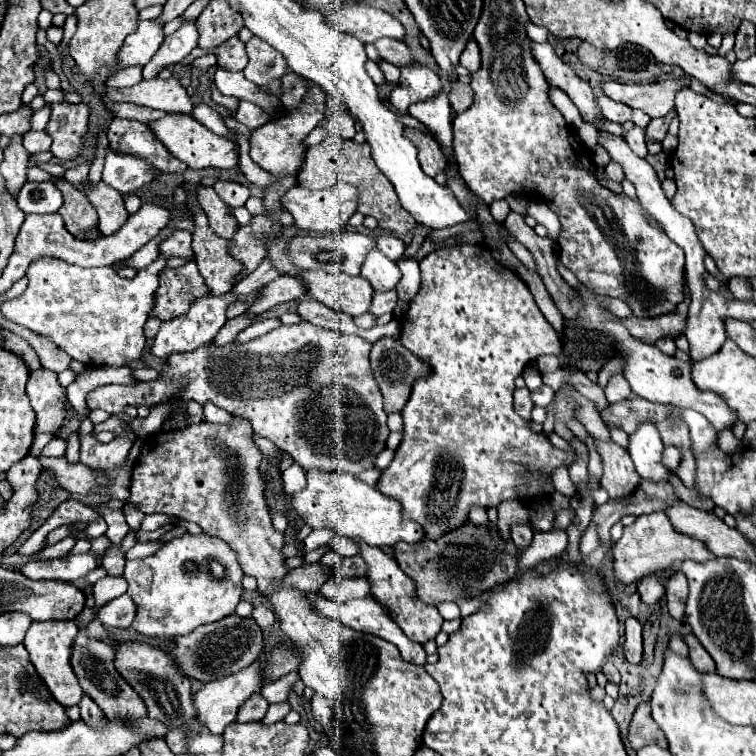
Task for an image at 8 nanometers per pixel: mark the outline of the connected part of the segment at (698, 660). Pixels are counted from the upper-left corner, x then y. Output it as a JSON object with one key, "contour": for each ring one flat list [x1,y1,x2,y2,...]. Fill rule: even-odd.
{"contour":[[690,633,690,635,686,635,684,637,684,641,686,641,686,645,688,645,688,649,690,649,690,661,692,661,692,665,700,671,700,673,710,673,710,671,714,671,716,669,716,665,714,665,714,661,712,661,712,657,708,655,708,651,700,645,700,641]]}

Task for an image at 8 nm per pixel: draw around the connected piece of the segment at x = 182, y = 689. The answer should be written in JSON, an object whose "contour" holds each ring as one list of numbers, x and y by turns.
{"contour":[[120,643,116,653,116,669,130,683,130,687,144,699,148,707,148,717,168,725,168,733,164,735,172,753,214,753,222,747,222,735,208,733,208,729,200,729,196,725,196,707,192,705,190,681,184,677,172,663,172,659,154,645,148,643]]}

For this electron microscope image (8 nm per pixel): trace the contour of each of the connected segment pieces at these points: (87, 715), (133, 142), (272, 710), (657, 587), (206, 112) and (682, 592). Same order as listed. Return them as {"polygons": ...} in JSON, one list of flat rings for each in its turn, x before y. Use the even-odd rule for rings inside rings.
{"polygons":[[[84,695,84,699,80,701,80,713,82,713,82,721,88,721,88,725,102,725,104,723,104,713,102,709,90,699]],[[114,117,108,127,108,141,112,149,120,153,130,153,142,159,154,159,150,163,162,173,182,173,186,169,186,163,172,157,170,151,152,133,152,129,140,121]],[[288,701,270,704,265,717,261,720,266,725,281,721,289,713,291,707]],[[644,577,640,583,638,583,638,593,640,593,640,599,646,603,646,605,654,605,658,603,662,597,664,597,664,585,658,577]],[[196,105,194,111,192,111,192,117,196,117,200,123,204,123,204,127,214,131,216,135,224,135,224,137,234,141,234,135,228,131,228,127,224,123,224,117,216,109,212,109,208,105]],[[676,571,668,577,666,583,666,601,668,601,668,613,674,619,684,619,684,607,688,599,688,581,682,571]]]}

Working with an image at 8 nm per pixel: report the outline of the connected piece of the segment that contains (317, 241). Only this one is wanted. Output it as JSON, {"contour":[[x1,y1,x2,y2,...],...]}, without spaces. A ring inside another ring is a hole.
{"contour":[[340,231,340,233,328,233,320,237,294,237,288,241,288,255,294,259,294,265,300,269,322,269,322,271,344,271,348,275,358,275,360,267,364,263,364,257,368,255,368,249,374,249,376,243,362,233,356,231]]}

